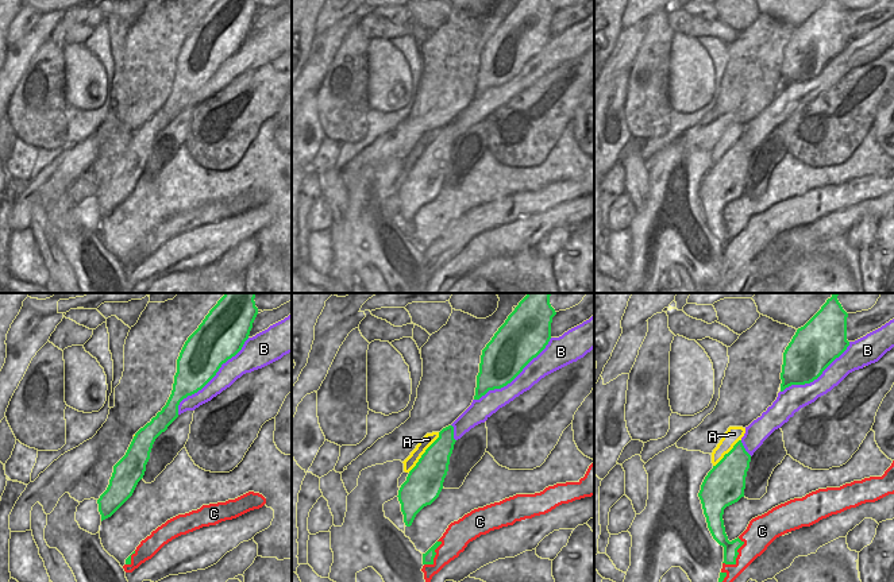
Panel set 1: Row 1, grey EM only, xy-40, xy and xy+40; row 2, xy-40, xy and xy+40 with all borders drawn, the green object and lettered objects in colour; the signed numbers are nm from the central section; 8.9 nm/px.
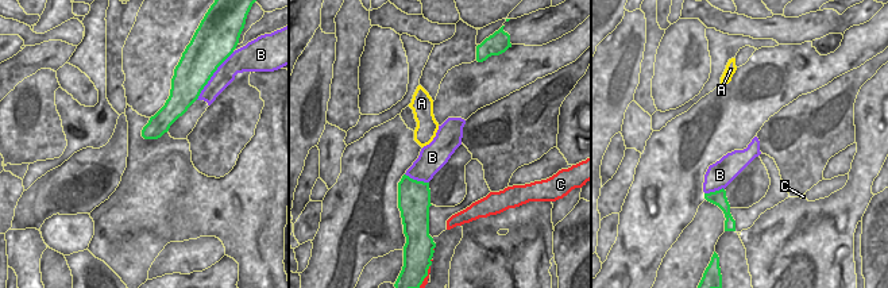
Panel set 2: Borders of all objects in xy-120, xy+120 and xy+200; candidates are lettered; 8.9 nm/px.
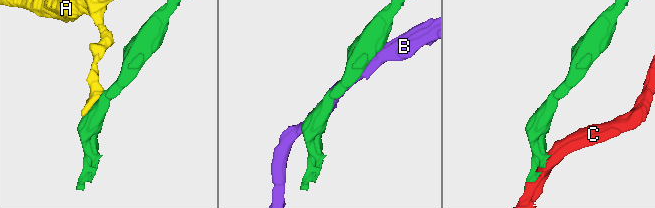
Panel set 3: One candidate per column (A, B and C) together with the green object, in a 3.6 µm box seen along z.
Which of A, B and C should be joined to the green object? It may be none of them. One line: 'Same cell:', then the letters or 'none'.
Same cell: none

